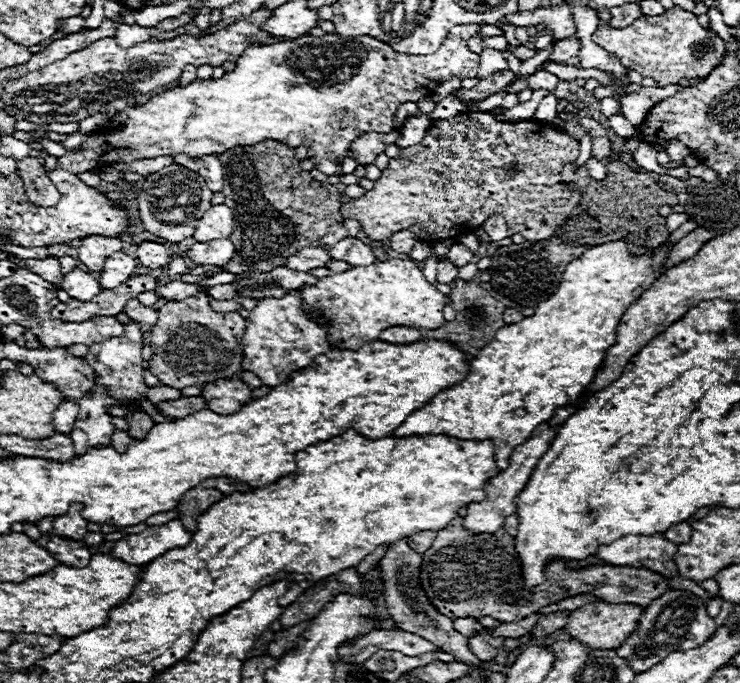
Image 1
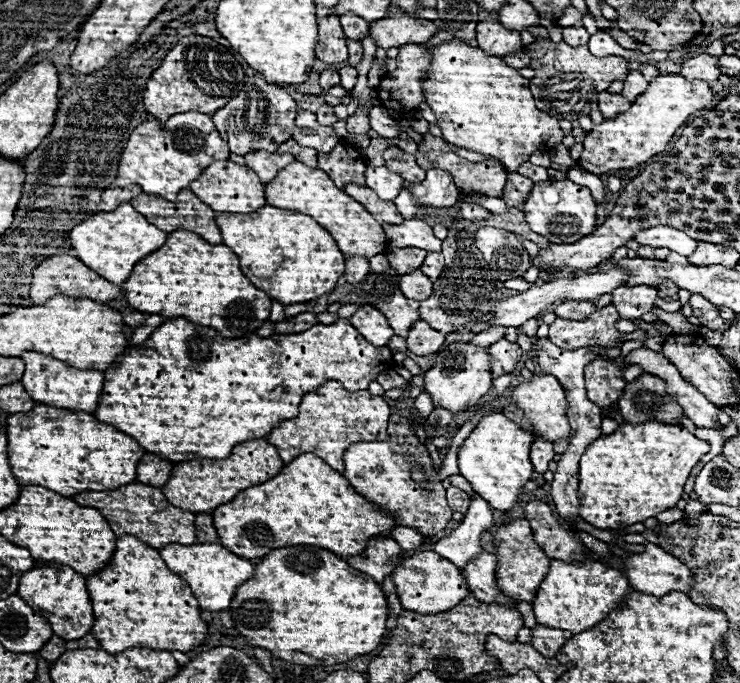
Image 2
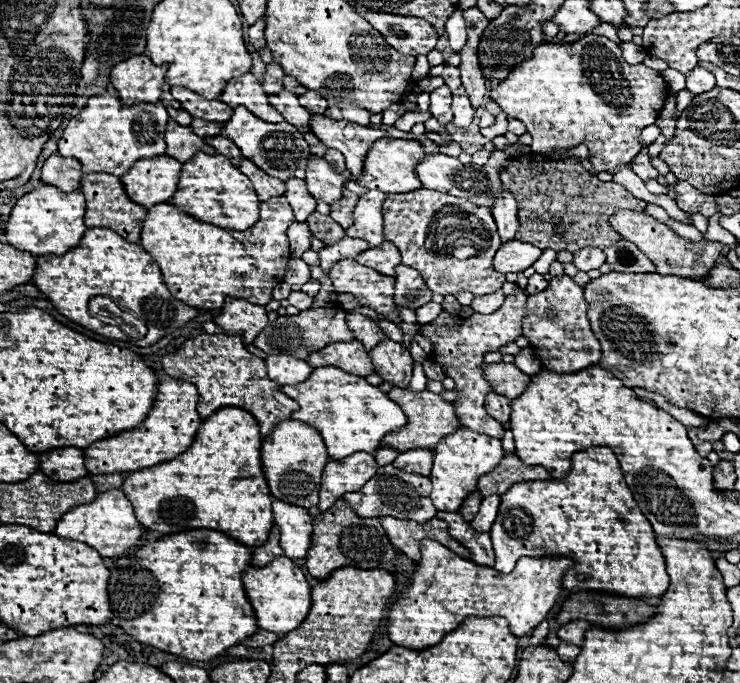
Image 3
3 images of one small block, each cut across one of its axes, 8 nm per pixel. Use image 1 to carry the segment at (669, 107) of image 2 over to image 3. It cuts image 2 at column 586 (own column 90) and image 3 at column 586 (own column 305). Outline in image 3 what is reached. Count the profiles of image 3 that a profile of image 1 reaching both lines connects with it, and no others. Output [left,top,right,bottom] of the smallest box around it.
[492,34,668,172]

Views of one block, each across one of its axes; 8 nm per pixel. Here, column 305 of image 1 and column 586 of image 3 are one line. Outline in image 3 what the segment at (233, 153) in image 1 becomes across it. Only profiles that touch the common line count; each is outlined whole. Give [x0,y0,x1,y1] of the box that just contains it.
[500,152,646,254]

